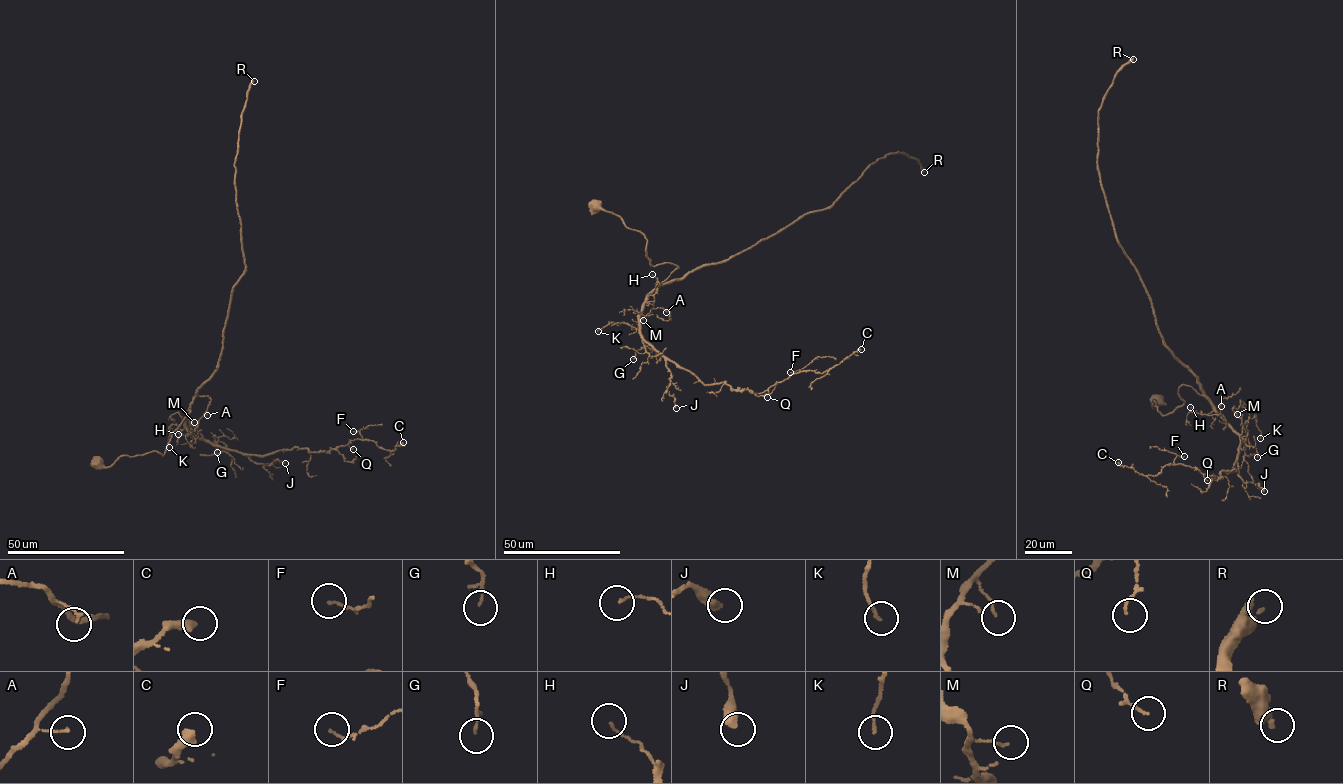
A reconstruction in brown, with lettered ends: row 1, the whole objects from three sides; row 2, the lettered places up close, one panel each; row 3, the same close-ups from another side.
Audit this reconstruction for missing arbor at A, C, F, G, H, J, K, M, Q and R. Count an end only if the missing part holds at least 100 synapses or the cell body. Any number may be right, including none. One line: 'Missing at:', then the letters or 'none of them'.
Missing at: R

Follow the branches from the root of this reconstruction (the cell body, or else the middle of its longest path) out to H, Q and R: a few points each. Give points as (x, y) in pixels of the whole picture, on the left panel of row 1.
H: (97, 463), (108, 467), (124, 455), (165, 453), (172, 433), (189, 409), (184, 423), (191, 433), (178, 434)
Q: (97, 463), (108, 467), (124, 455), (165, 453), (189, 409), (184, 423), (194, 436), (244, 454), (353, 449)
R: (97, 463), (108, 467), (124, 455), (165, 453), (216, 368), (231, 291), (245, 268), (235, 163), (254, 81)

